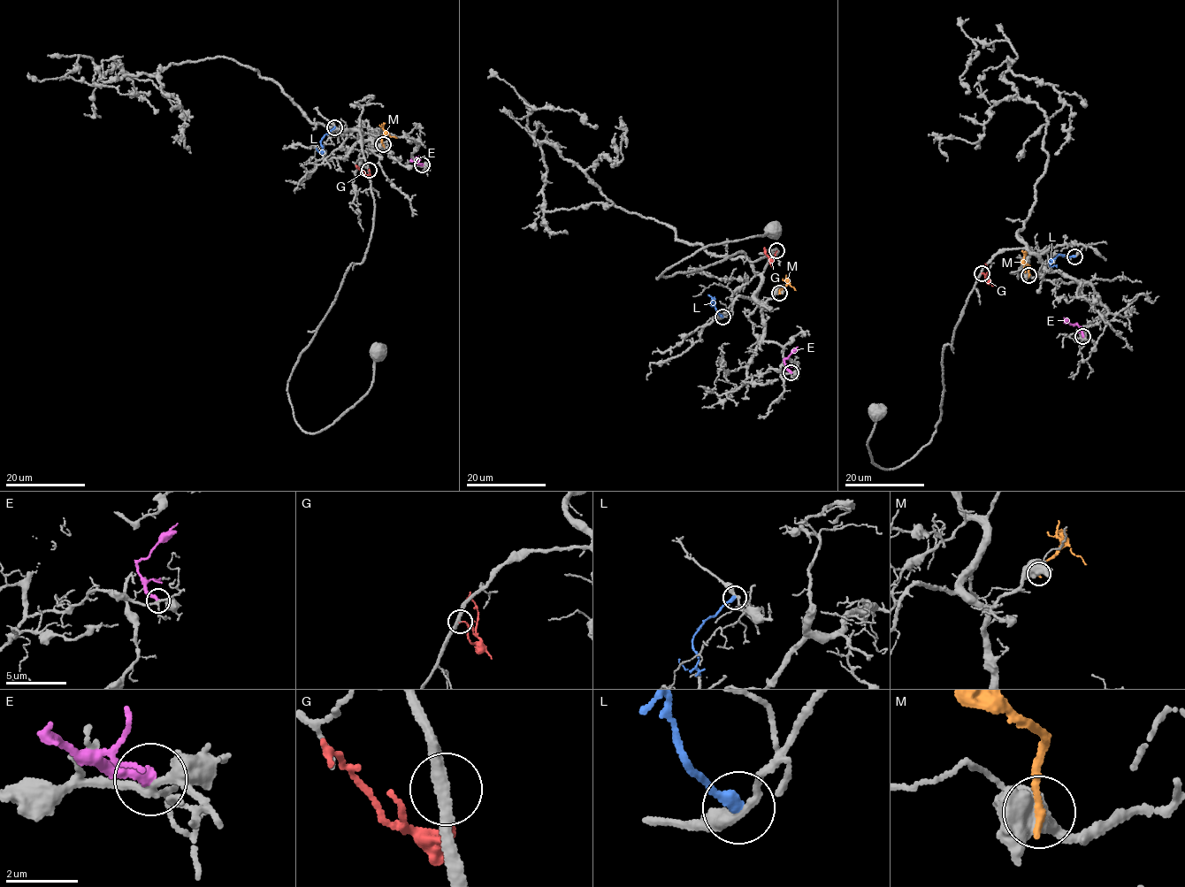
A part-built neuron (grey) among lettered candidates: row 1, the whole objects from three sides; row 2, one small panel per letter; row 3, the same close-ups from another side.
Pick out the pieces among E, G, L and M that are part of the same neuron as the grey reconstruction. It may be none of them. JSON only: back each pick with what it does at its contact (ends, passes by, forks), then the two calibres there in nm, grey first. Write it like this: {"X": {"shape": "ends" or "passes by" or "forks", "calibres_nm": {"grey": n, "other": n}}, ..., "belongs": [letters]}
{"G": {"shape": "ends", "calibres_nm": {"grey": 320, "other": 140}}, "belongs": ["G"]}

